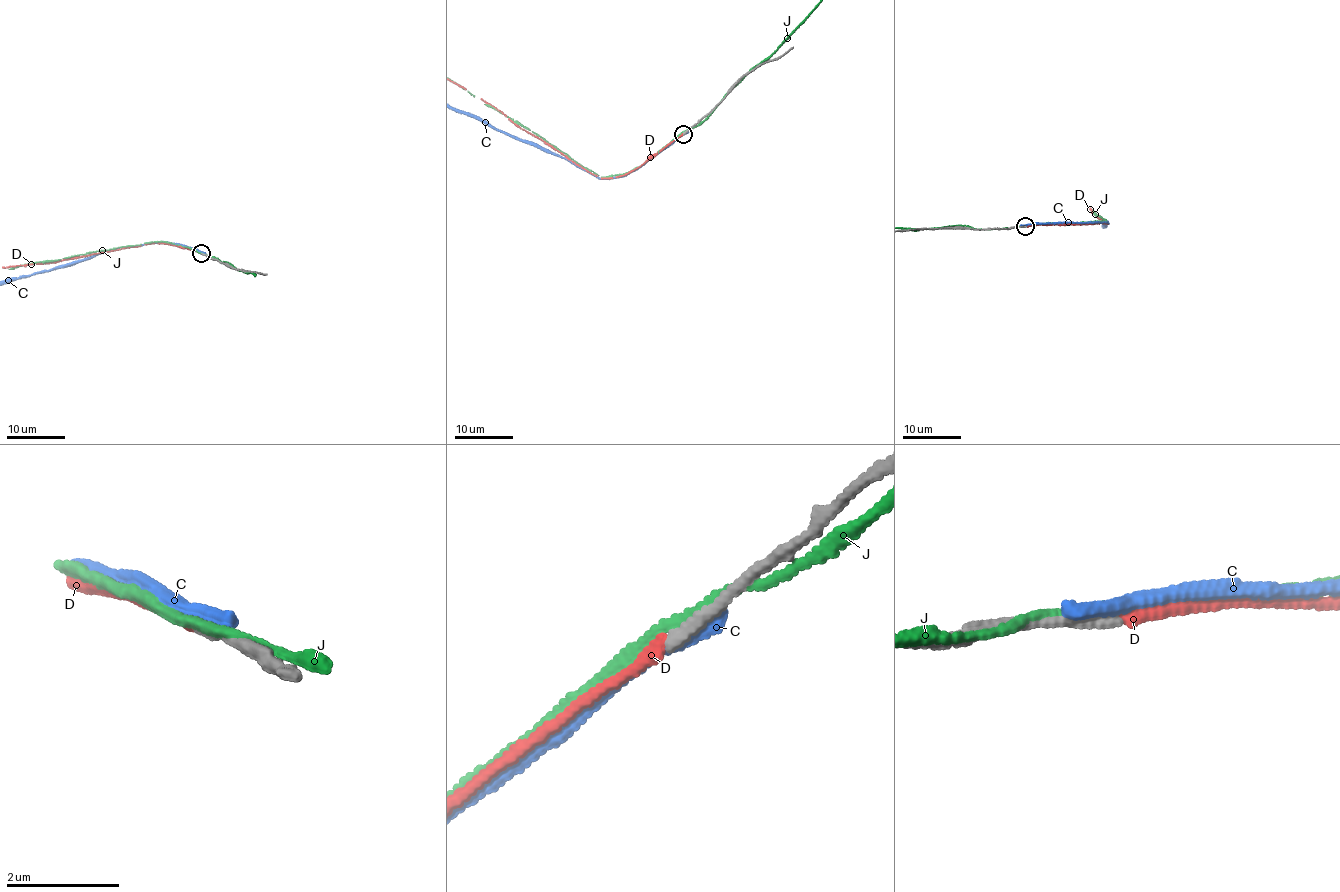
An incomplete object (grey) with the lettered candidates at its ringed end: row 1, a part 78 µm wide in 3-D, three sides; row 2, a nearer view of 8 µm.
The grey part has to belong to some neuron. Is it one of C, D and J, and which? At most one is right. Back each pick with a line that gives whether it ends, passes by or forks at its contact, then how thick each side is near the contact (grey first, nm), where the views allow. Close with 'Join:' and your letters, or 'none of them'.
D: it ends; calibres 200 and 200 nm
Join: D

